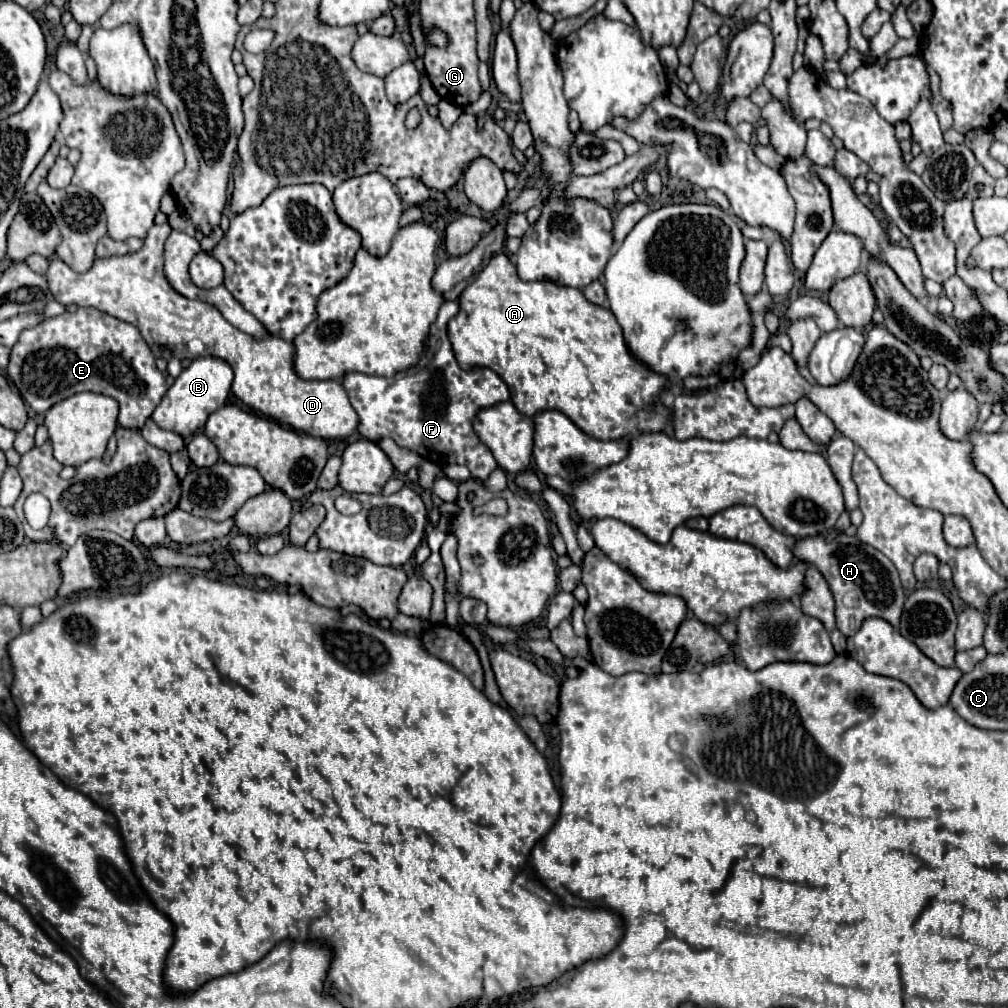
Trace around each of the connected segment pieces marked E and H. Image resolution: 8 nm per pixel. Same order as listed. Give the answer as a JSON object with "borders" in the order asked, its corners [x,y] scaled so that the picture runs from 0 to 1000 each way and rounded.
{"borders":[[[[78,305],[74,311],[63,311],[39,320],[33,326],[25,326],[11,346],[7,372],[17,382],[21,394],[37,410],[47,410],[51,402],[80,388],[108,392],[118,400],[118,422],[126,426],[140,426],[150,414],[154,402],[158,402],[158,394],[162,394],[162,390],[166,388],[164,374],[156,366],[154,352],[140,334],[138,326],[90,305]]],[[[832,529],[826,537],[820,537],[816,531],[805,531],[799,535],[791,535],[787,551],[789,555],[813,564],[813,568],[822,578],[828,594],[830,624],[838,632],[848,630],[852,626],[852,620],[860,612],[876,612],[884,620],[892,622],[898,588],[888,561],[868,543],[856,541],[856,537],[852,537],[850,533],[840,533],[838,529]]]]}

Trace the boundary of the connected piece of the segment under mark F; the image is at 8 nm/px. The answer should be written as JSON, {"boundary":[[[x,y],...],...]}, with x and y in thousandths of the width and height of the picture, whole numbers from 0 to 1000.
{"boundary":[[[441,299],[428,322],[422,354],[408,366],[390,374],[370,374],[360,370],[346,370],[340,374],[340,384],[350,406],[356,412],[356,430],[368,438],[388,434],[394,441],[412,447],[420,455],[441,463],[447,459],[461,461],[471,475],[483,475],[493,457],[489,449],[475,438],[469,427],[473,408],[505,396],[501,378],[483,364],[459,368],[449,352],[443,320],[455,311],[453,299]]]}

